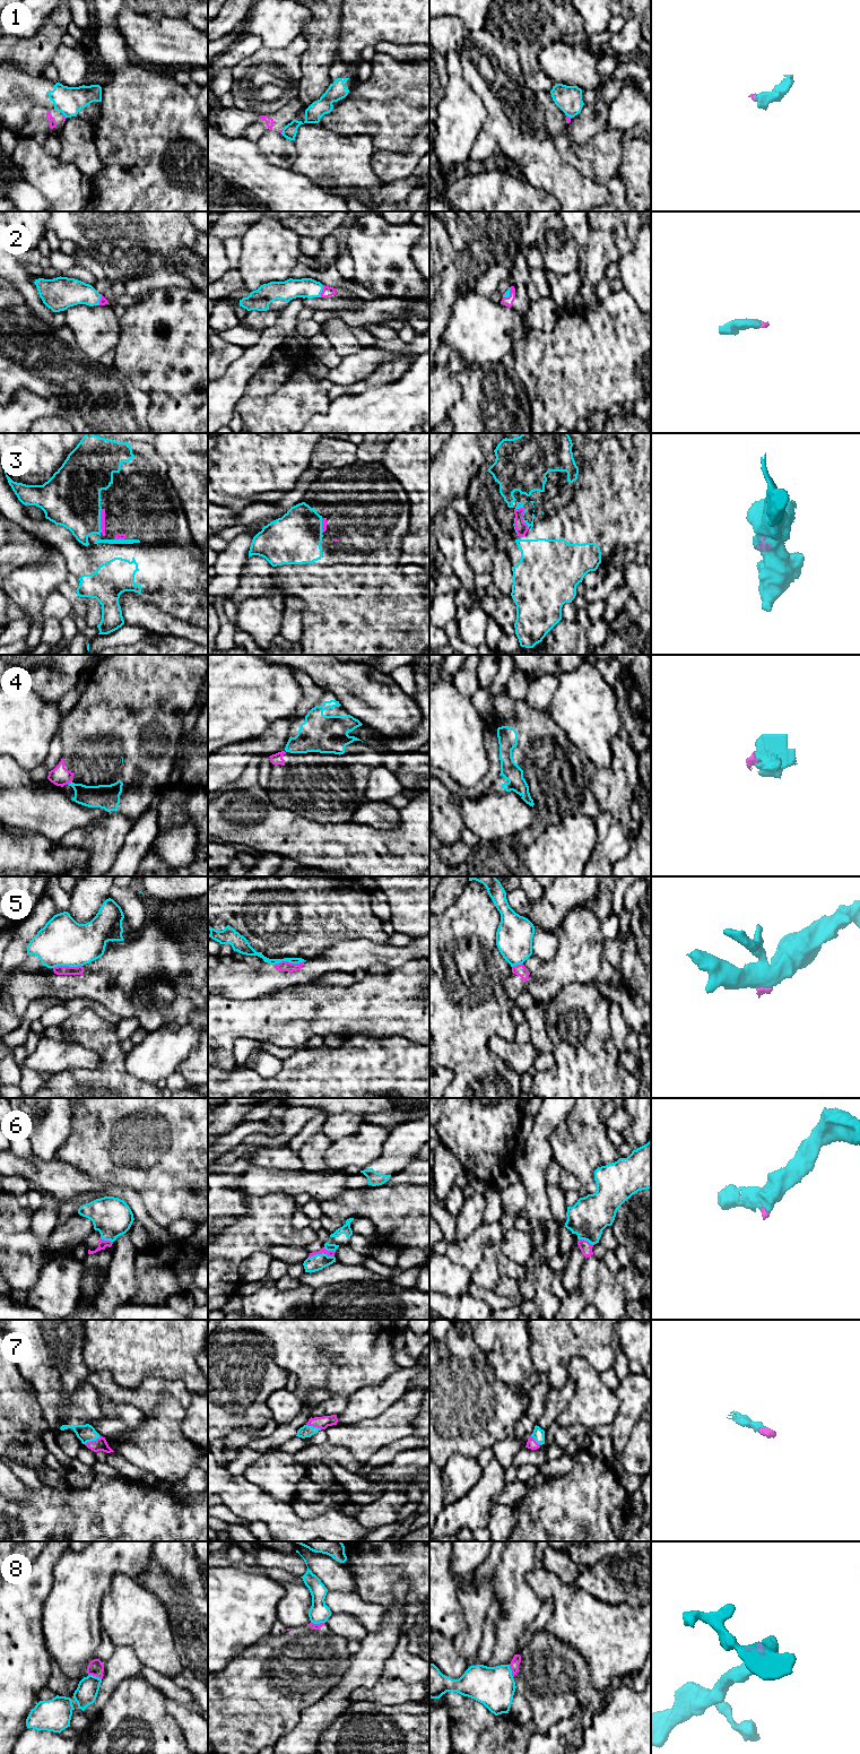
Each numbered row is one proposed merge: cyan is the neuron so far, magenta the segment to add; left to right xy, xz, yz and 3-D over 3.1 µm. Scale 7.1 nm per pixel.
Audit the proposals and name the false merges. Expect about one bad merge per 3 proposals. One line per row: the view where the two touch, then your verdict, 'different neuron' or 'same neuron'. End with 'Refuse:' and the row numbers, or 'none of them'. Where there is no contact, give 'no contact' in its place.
1: contact in yz; different neuron
2: contact in xz; same neuron
3: contact in yz; same neuron
4: contact in xy; same neuron
5: contact in xz; different neuron
6: contact in xz; same neuron
7: contact in xy; same neuron
8: contact in xy; different neuron
Refuse: 1, 5, 8

